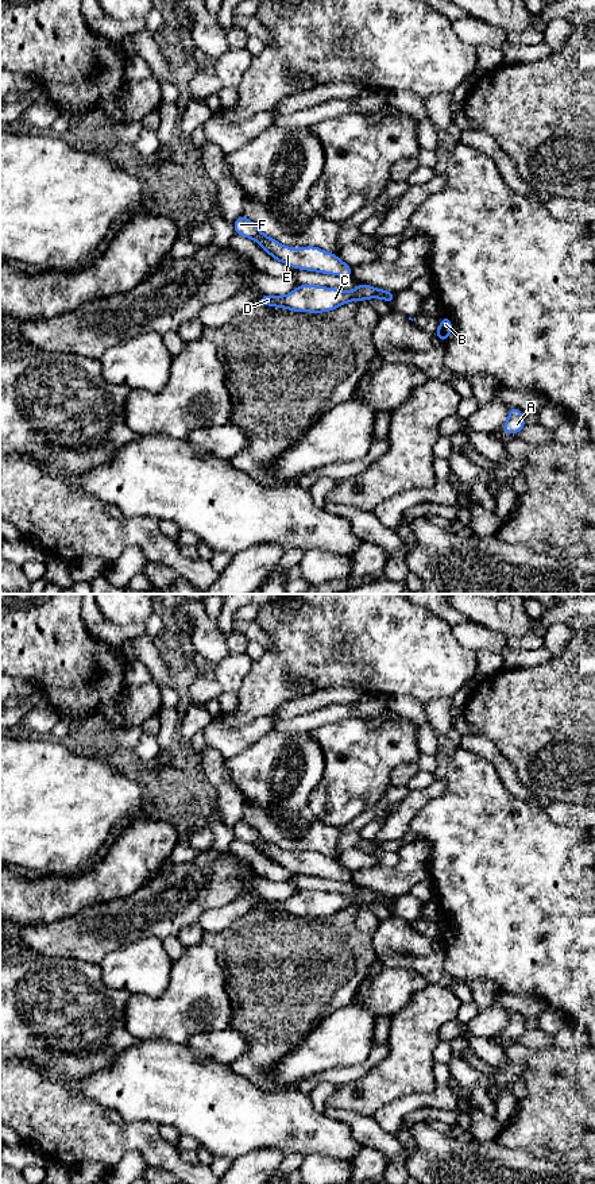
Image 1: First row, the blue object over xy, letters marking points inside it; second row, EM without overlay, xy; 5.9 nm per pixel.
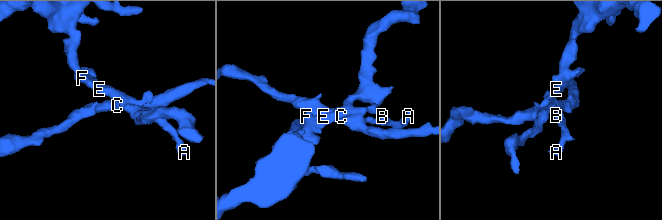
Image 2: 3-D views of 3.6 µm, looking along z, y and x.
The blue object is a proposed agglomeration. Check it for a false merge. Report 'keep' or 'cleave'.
cleave

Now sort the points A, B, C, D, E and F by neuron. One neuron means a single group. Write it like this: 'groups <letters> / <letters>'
groups A B C D / E F

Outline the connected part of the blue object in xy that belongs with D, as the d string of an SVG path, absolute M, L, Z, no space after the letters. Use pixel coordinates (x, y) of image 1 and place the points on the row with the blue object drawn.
M298 285L291 293L285 296L264 296L255 305L268 305L285 308L293 312L329 312L340 305L355 300L366 301L368 298L383 300L383 296L372 290L370 286L358 285L352 292L344 292L335 288Z

